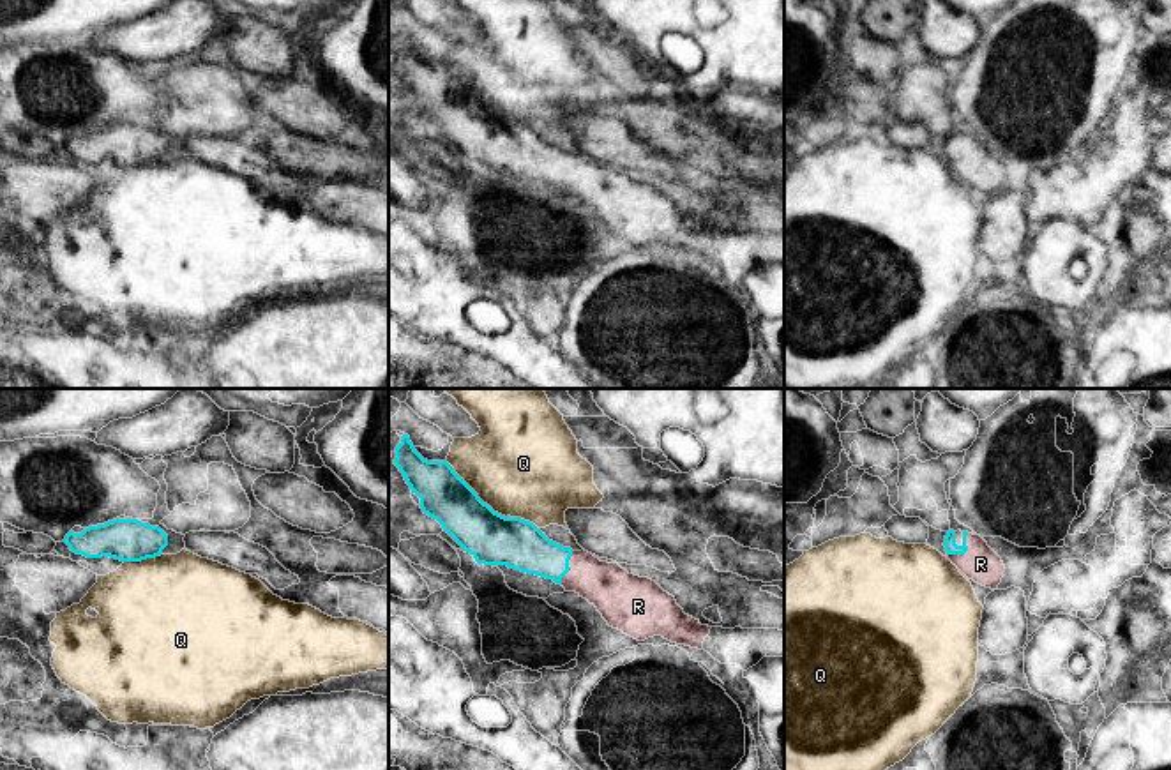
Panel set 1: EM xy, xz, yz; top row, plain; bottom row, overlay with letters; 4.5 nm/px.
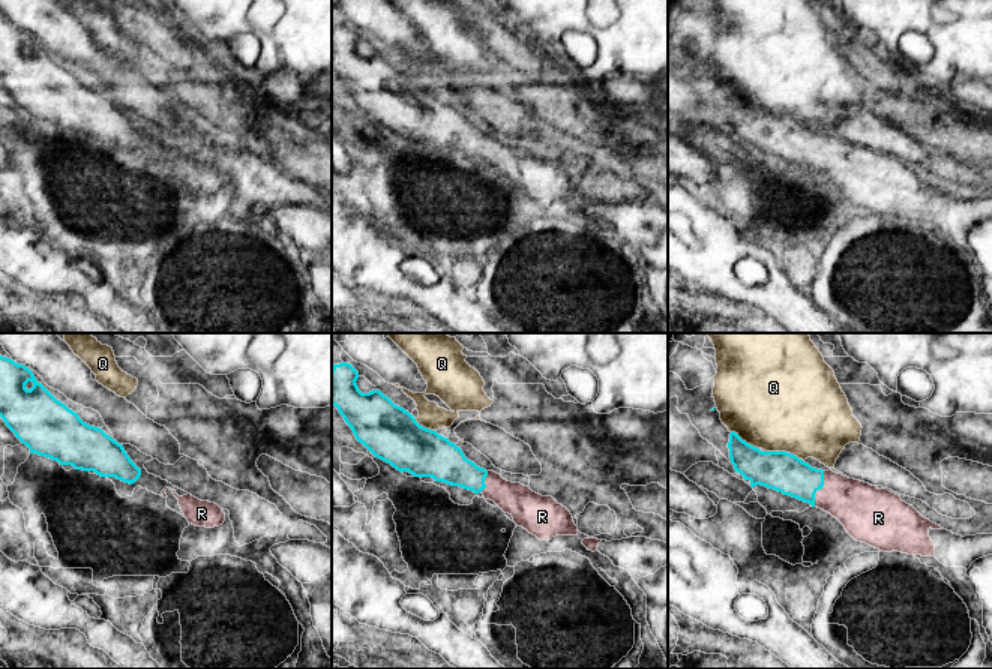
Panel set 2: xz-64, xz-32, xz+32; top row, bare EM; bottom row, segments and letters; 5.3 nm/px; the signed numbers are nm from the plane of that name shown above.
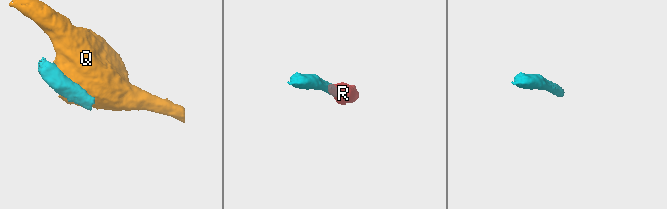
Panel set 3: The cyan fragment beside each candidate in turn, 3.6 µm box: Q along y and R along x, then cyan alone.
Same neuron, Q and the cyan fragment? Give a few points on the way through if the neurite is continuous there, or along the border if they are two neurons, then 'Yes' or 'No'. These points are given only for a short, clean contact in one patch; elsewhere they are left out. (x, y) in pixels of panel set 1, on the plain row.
No

